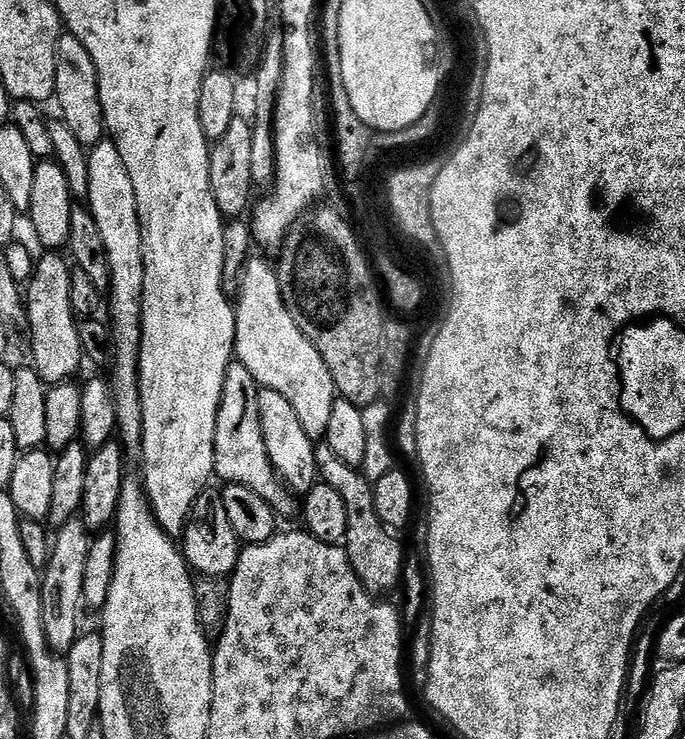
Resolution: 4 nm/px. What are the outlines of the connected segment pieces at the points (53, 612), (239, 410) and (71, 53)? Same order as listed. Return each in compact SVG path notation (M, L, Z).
M79 515L71 516L61 528L55 529L50 540L48 564L42 570L42 626L46 630L46 642L55 652L67 654L81 635L80 612L83 605L83 579L86 558L90 553L93 537Z
M239 362L229 364L224 375L222 386L222 402L218 410L218 426L216 427L216 470L215 475L224 479L225 485L237 484L246 486L258 494L258 498L266 498L276 511L277 517L297 515L298 500L284 486L284 481L276 475L270 462L270 454L266 454L266 442L262 438L262 426L258 414L258 394L260 388L256 376L246 370Z
M71 34L61 35L56 47L56 94L55 103L60 103L59 115L64 124L70 126L70 134L78 139L85 148L99 144L105 139L106 129L102 102L98 90L98 74L90 54L86 54L86 46L78 42L78 38Z

